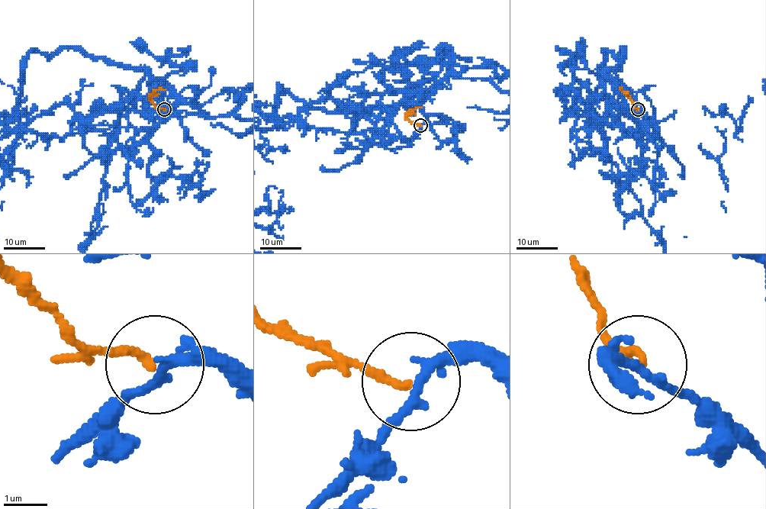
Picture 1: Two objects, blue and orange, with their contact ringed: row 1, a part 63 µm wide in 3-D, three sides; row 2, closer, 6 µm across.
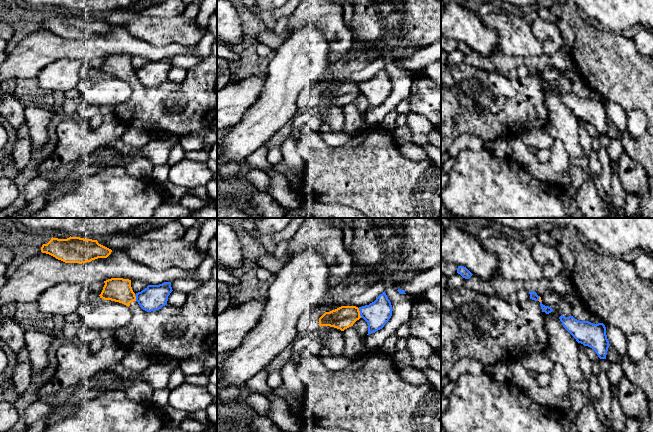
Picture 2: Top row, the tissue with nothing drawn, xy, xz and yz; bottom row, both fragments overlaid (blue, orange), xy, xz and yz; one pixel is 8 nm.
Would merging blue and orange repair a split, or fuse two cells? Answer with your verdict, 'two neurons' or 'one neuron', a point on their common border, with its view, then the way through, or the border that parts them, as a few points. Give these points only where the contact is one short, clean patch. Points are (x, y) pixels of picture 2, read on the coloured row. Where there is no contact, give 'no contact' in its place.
two neurons | xz (360, 313) | along xz (358, 308), (361, 317)

